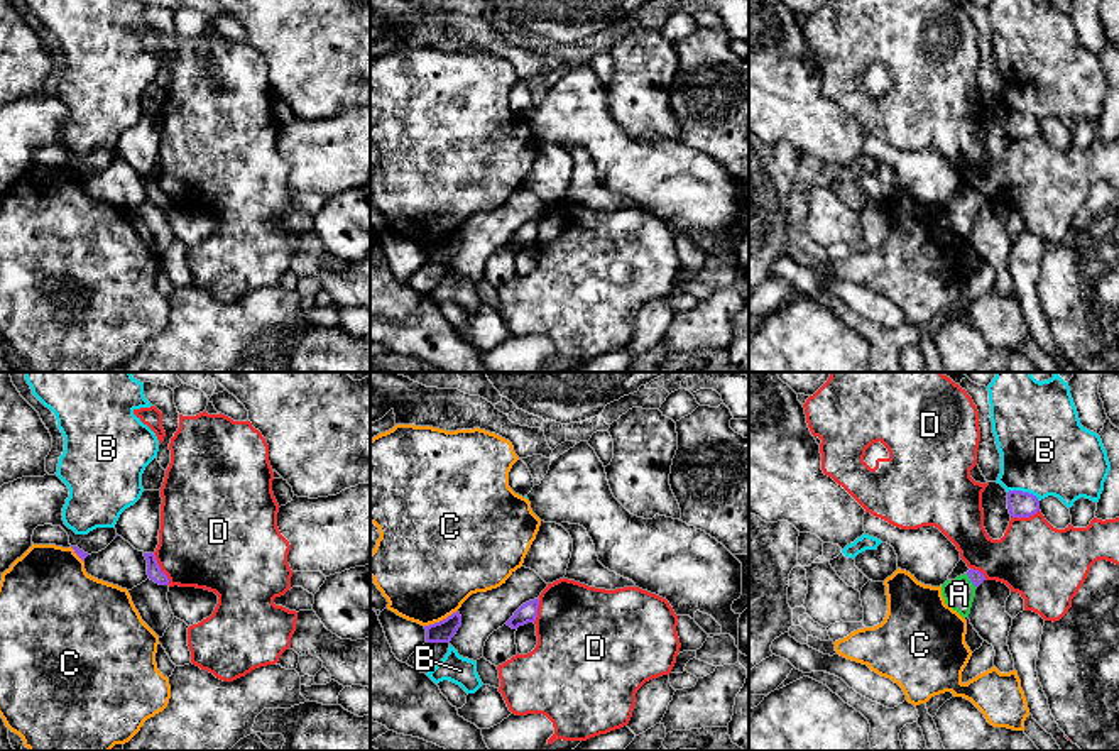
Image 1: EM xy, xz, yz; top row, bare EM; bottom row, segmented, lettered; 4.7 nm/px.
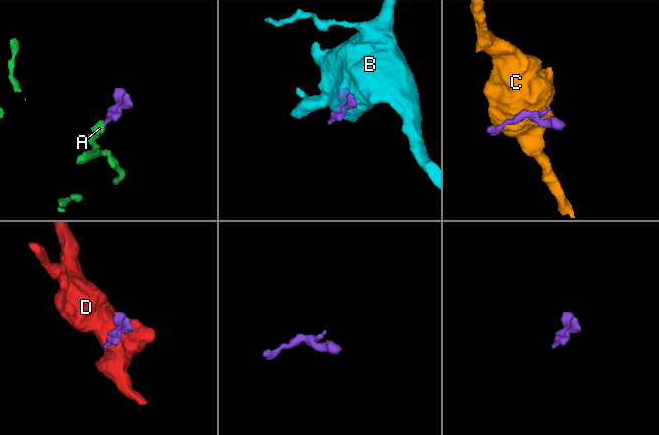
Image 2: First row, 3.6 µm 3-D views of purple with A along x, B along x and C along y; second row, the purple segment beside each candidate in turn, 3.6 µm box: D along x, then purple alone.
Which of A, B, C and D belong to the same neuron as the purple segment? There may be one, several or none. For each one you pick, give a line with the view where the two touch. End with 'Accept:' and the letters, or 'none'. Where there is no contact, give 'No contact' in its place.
A: Touches purple in yz
Accept: A

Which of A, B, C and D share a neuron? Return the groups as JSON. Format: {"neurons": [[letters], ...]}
{"neurons": [["A"], ["B"], ["C"], ["D"]]}

